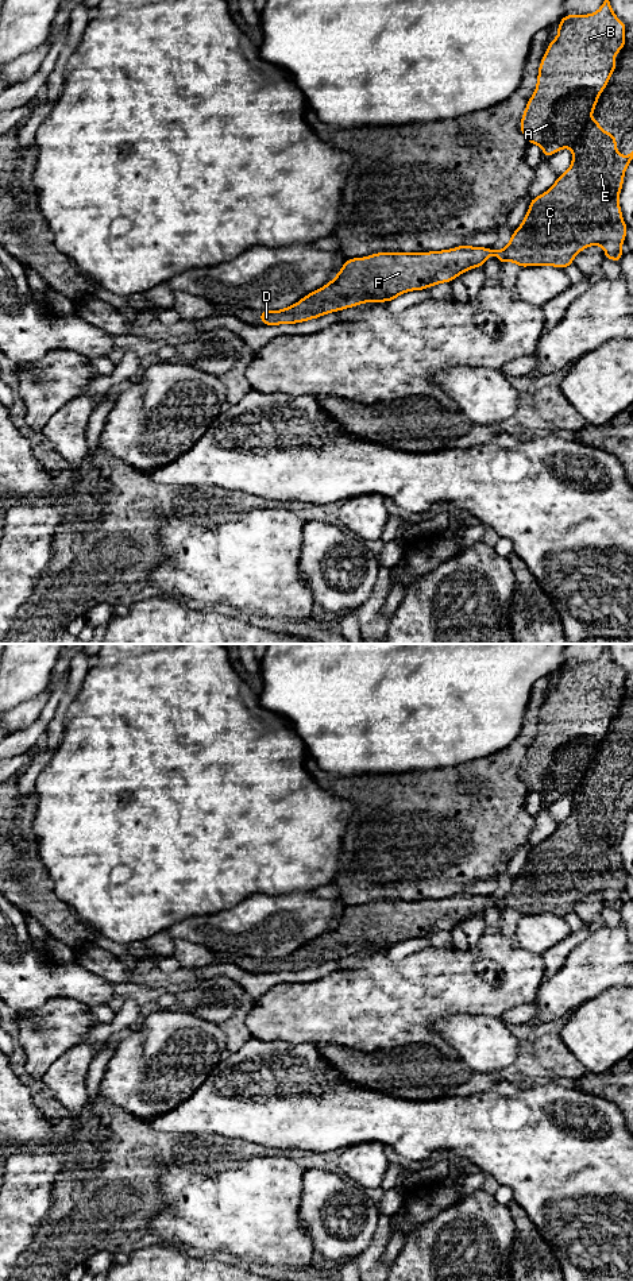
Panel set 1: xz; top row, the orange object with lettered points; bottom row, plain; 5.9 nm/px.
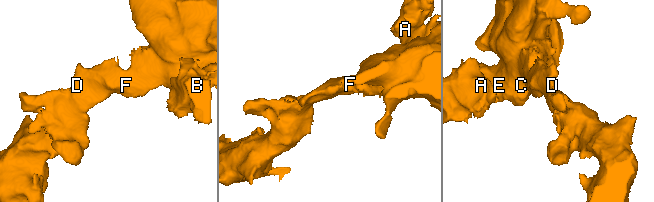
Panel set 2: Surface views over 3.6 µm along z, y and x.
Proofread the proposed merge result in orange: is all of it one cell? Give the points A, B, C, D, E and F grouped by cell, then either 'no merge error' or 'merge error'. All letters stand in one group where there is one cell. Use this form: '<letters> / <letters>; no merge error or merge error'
A B C D E F; no merge error

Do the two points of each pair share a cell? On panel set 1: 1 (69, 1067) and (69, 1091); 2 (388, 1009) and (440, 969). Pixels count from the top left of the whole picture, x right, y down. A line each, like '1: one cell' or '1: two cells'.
1: one cell
2: one cell

